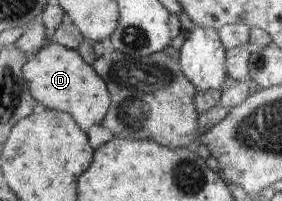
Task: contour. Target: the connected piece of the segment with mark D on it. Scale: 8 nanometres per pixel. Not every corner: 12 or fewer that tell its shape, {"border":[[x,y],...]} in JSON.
{"border":[[53,42],[23,68],[27,87],[83,131],[110,99],[77,50]]}

